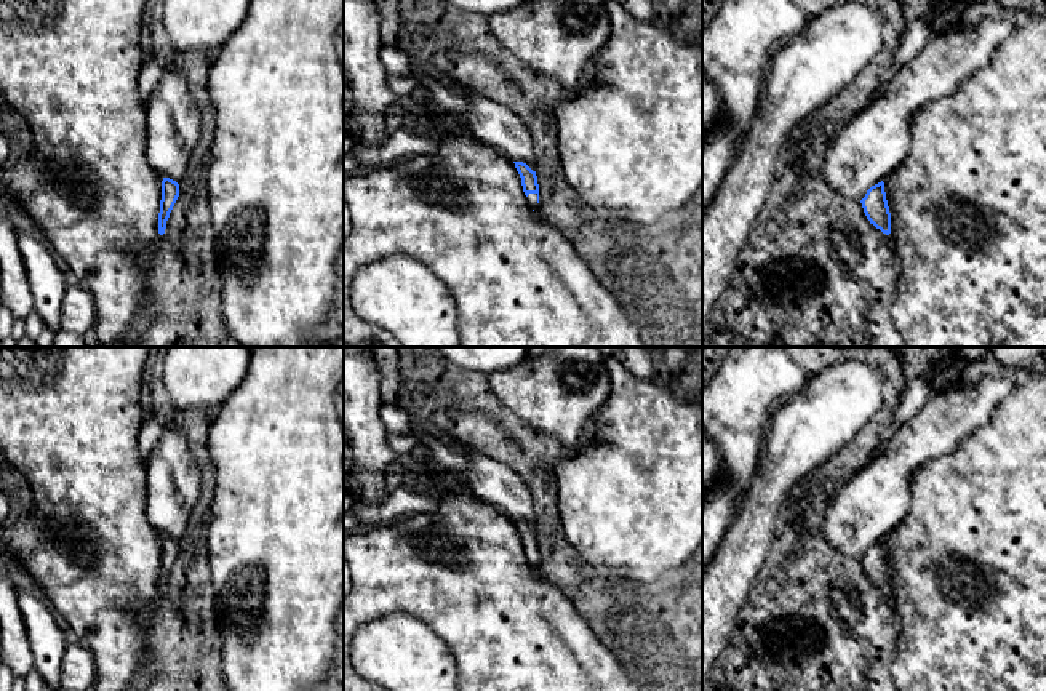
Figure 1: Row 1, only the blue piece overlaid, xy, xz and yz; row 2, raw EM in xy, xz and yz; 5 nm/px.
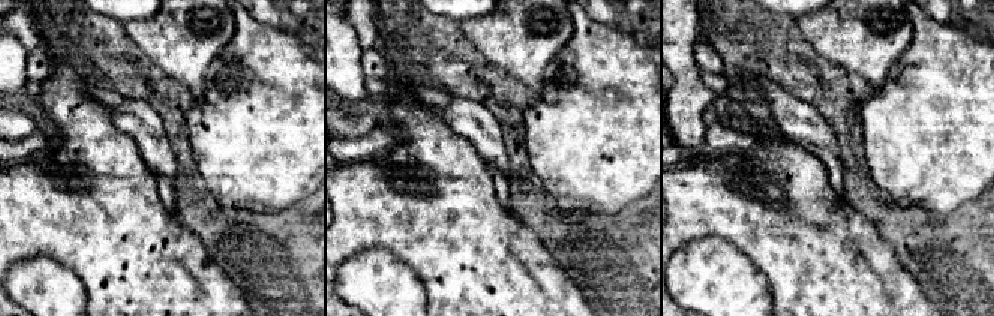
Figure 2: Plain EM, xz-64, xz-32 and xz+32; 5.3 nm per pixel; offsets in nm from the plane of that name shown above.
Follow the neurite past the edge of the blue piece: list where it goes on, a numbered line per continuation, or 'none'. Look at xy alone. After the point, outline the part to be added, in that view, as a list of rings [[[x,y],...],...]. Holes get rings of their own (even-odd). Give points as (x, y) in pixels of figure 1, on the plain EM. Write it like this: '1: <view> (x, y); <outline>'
none

